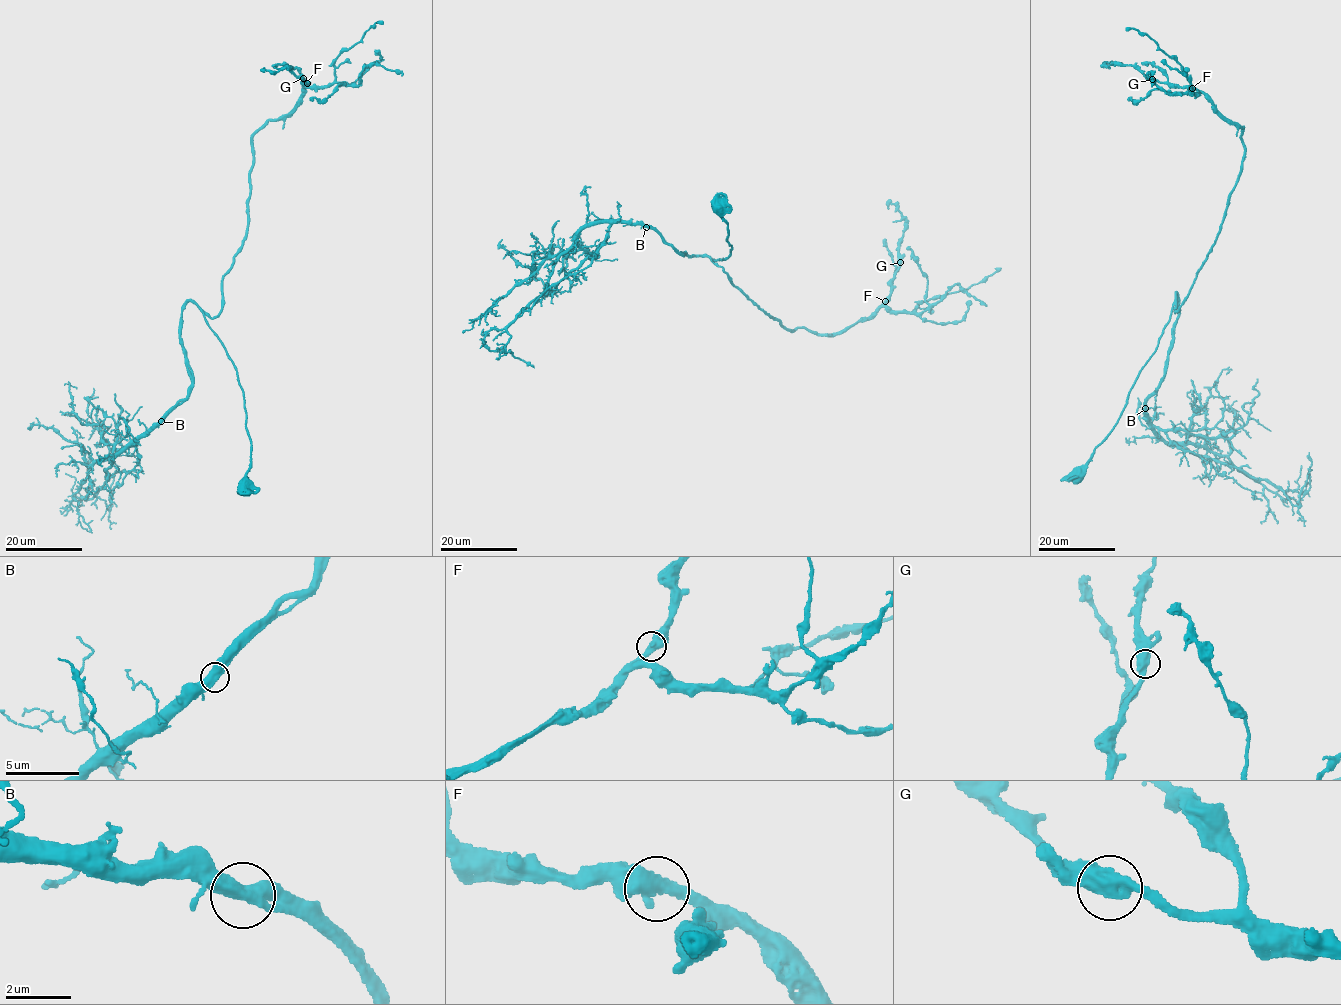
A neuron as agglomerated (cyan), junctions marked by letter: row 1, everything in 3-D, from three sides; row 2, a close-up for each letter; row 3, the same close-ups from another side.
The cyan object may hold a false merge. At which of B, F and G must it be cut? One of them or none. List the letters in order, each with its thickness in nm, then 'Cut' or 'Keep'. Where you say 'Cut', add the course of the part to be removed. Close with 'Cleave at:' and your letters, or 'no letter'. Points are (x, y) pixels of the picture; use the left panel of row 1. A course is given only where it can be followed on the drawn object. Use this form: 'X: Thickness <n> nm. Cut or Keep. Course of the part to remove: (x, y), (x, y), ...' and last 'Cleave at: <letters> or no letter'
B: Thickness 550 nm. Keep
F: Thickness 500 nm. Keep
G: Thickness 550 nm. Keep
Cleave at: no letter

